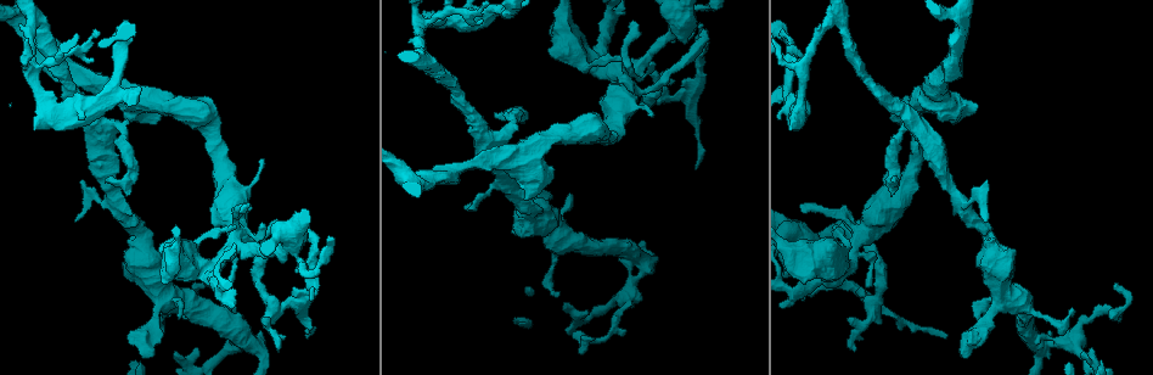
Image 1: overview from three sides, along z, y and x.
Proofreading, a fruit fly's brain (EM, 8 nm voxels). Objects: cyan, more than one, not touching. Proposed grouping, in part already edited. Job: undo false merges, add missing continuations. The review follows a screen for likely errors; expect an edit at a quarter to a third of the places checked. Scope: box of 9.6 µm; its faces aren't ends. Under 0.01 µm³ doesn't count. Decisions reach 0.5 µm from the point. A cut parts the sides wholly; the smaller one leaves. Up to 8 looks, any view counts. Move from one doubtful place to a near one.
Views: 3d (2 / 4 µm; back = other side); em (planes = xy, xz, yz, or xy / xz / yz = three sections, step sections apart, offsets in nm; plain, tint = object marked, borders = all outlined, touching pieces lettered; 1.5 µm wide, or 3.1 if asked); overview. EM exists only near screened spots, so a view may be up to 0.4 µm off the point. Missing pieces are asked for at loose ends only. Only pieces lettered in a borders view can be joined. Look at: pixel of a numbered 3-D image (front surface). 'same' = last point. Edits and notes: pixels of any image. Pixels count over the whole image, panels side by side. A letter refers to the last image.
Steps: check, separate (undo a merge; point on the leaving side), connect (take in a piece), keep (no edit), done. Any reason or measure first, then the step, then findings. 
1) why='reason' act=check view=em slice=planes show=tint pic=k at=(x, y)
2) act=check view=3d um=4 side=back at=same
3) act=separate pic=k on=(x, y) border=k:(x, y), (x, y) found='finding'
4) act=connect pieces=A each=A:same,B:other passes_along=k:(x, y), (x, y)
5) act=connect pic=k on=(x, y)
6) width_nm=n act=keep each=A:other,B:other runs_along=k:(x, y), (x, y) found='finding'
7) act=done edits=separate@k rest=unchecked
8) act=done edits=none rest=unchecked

why='abrupt turn' act=check view=em slice=planes show=borders pic=1 at=(87, 194)

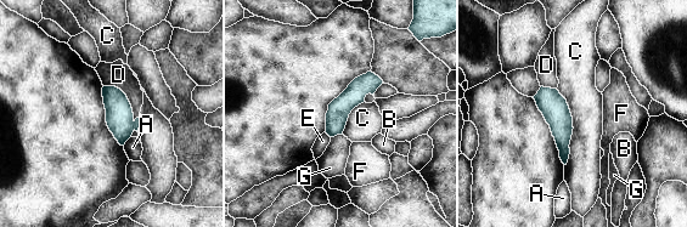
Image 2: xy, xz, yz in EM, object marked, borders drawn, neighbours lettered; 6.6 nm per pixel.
act=keep each=A:other,B:other,C:other,D:other,E:other,F:other,G:other runs_along=2:(542, 90), (561, 121), (564, 159) found='continuous, no second cell'

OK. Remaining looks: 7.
why='calibre changes' act=check view=em slice=xy step=4 show=tint pic=1 at=(611, 19)

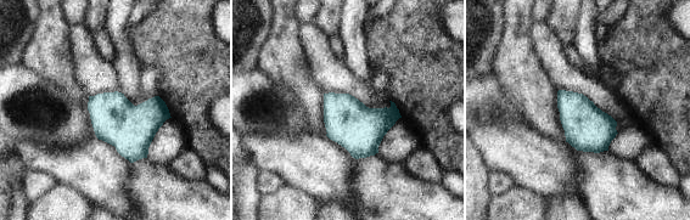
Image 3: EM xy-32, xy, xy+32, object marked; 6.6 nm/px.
act=check view=em slice=xy step=4 show=borders at=same

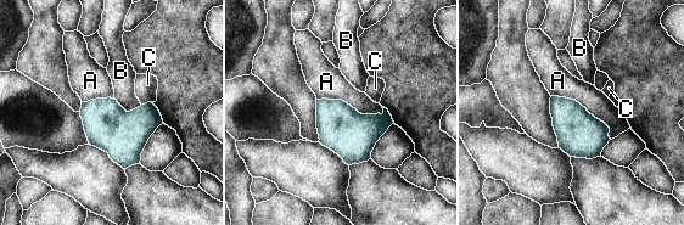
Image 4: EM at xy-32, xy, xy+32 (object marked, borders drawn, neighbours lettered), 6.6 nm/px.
act=keep each=A:other,B:other,C:other found='all the same cell'

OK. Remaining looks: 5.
why='free end' act=check view=3d um=4 pic=1 at=(496, 115)

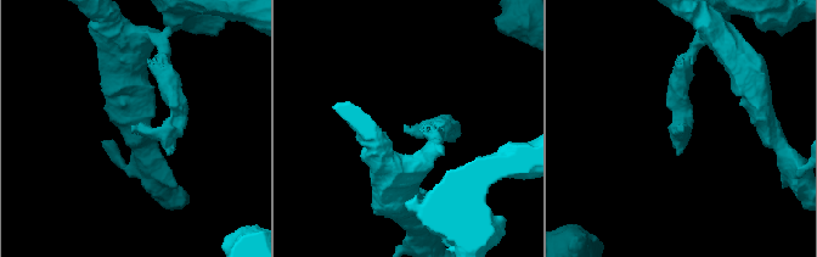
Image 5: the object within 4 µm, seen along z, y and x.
act=check view=em slice=planes show=borders pic=5 at=(133, 132)

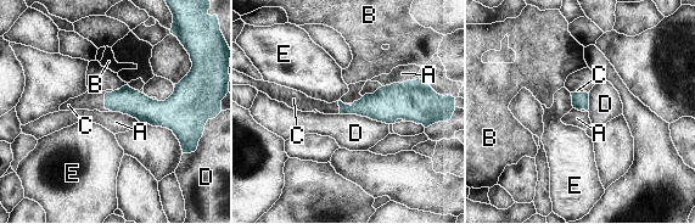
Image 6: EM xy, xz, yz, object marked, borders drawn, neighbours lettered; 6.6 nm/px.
act=connect pieces=C each=A:other,B:other,C:same,D:other,E:other found='it goes on there'

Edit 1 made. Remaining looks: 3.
act=done edits=connect@6 rest=unchecked

